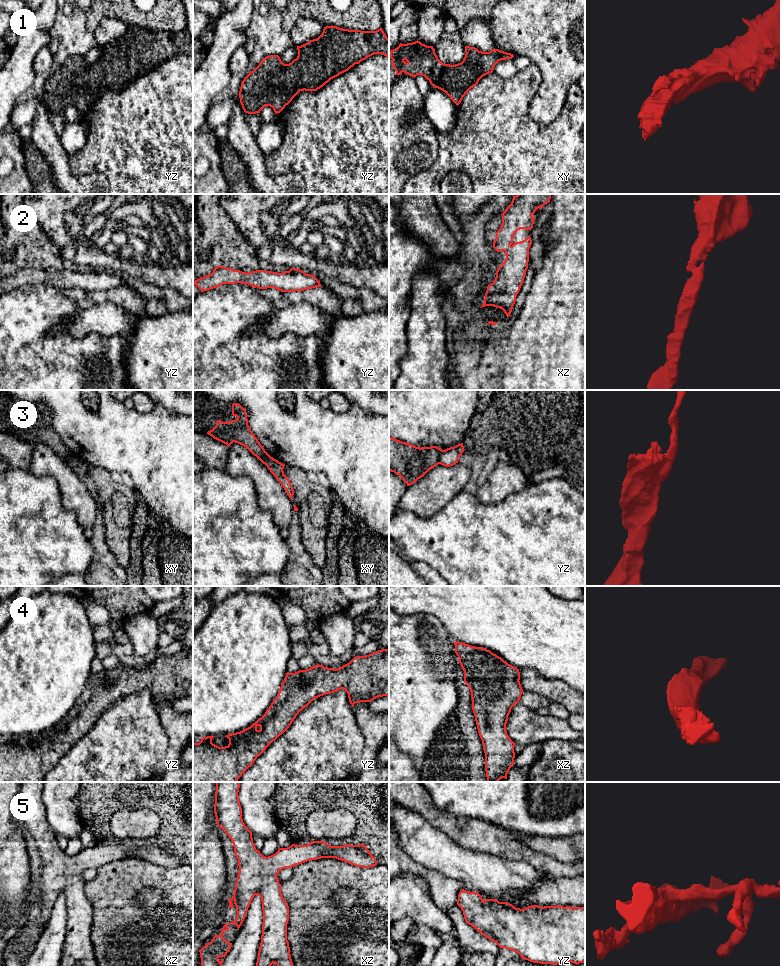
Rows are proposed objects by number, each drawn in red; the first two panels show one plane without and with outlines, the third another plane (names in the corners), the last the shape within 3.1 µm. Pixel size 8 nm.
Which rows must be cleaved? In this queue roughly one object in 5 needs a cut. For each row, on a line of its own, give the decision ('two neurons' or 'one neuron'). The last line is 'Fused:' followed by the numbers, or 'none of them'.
1: one neuron
2: one neuron
3: one neuron
4: one neuron
5: one neuron
Fused: none of them

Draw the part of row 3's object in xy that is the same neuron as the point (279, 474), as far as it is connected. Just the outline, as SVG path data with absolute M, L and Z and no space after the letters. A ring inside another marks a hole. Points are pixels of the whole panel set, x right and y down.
M238 403L232 404L232 415L236 420L223 422L216 421L216 426L207 432L214 439L224 443L229 447L233 442L246 447L254 456L267 466L270 472L281 483L285 492L292 501L294 490L290 480L284 474L285 464L271 457L260 444L248 425L247 412ZM292 501L293 502L293 501Z

